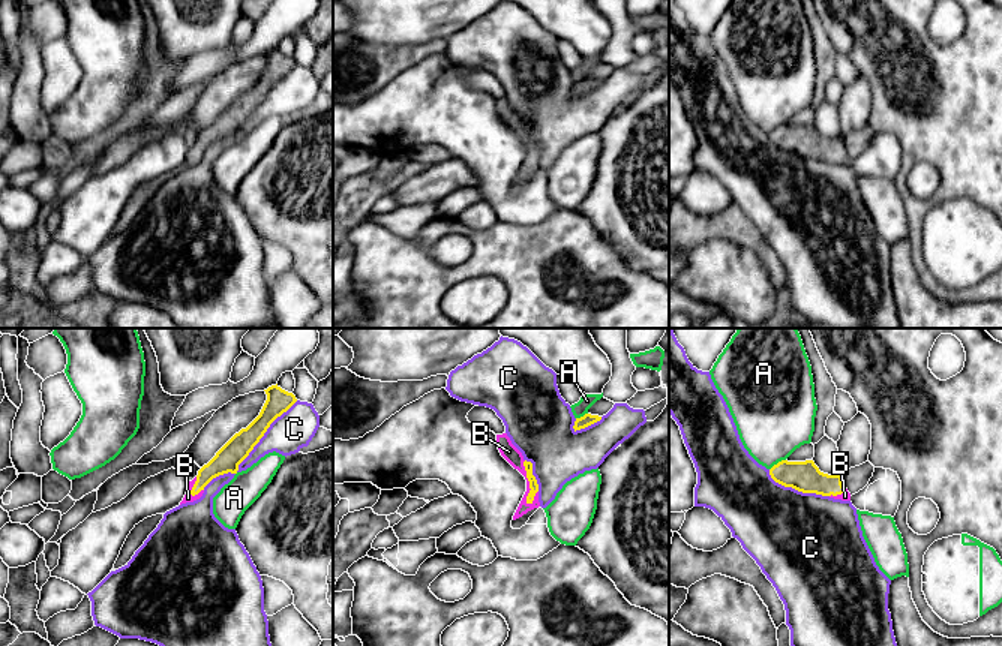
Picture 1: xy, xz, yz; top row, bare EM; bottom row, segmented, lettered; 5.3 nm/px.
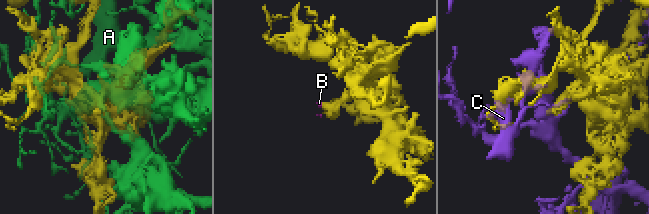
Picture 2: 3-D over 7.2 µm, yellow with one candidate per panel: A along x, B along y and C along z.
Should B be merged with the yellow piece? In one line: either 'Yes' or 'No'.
Yes

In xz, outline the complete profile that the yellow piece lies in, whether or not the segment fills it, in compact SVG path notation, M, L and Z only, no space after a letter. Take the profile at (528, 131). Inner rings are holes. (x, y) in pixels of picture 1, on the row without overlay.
M507 97L496 99L496 111L501 120L526 144L526 156L513 180L513 184L516 184L528 175L540 171L538 148L536 141L532 139L532 127L524 123L522 117L512 108Z

